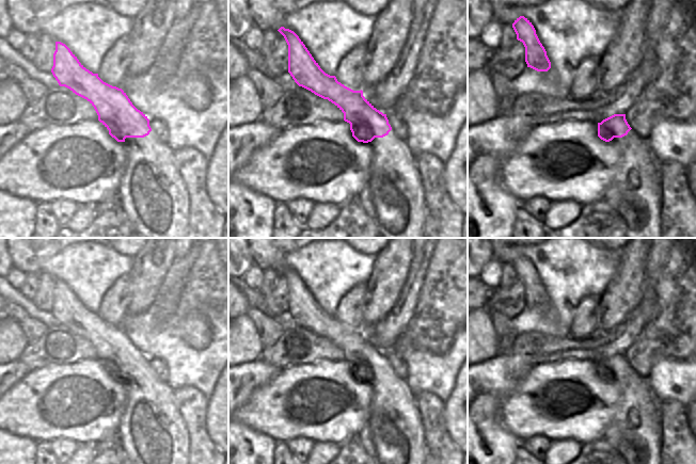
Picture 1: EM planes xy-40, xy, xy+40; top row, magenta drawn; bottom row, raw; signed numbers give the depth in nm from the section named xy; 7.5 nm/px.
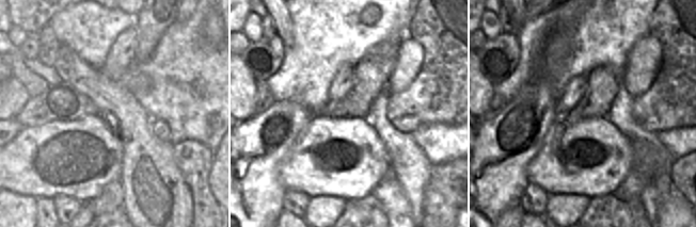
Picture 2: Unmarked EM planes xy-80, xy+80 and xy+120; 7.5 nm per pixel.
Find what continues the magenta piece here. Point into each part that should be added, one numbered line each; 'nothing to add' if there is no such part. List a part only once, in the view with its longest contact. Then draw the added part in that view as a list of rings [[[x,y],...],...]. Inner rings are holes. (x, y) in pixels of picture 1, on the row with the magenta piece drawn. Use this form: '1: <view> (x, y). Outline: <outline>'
1: xy-40 (154, 197). Outline: [[[153,131],[144,138],[126,138],[124,145],[126,169],[117,191],[135,234],[143,238],[186,238],[190,198],[171,147]]]

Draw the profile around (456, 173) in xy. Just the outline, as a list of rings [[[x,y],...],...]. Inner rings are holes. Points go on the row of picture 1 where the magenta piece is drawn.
[[[468,121],[461,128],[455,149],[446,162],[444,181],[455,206],[468,214]]]

